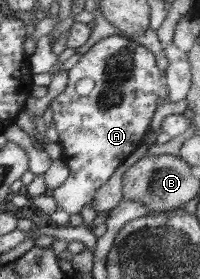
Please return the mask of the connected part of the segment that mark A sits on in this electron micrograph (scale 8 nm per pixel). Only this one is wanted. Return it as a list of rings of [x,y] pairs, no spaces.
[[[119,35],[97,41],[67,75],[67,88],[54,98],[51,109],[54,111],[55,129],[59,134],[57,144],[62,148],[62,158],[68,165],[70,174],[61,187],[54,189],[52,197],[57,207],[75,215],[81,213],[85,205],[92,204],[97,191],[111,179],[119,165],[141,145],[149,129],[151,117],[155,115],[159,105],[170,102],[170,93],[166,75],[157,69],[153,52],[134,40]]]

